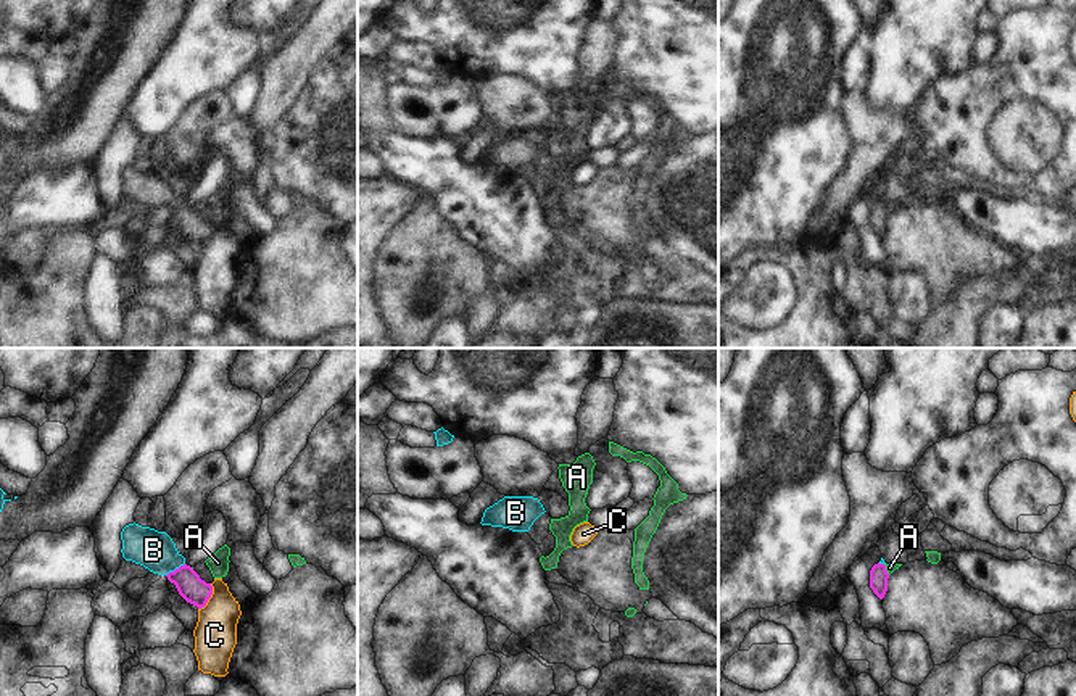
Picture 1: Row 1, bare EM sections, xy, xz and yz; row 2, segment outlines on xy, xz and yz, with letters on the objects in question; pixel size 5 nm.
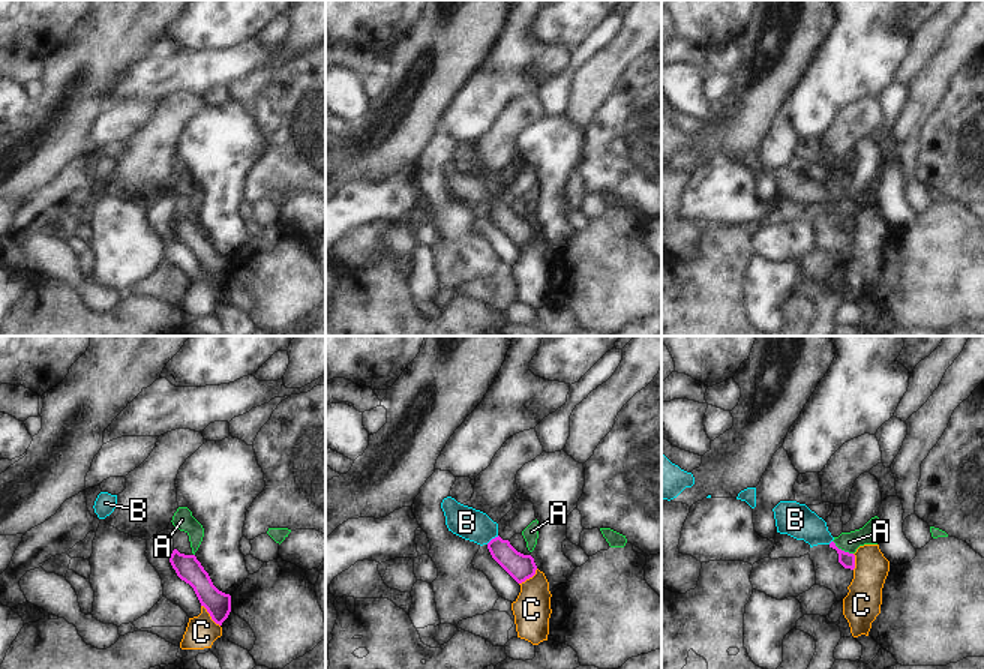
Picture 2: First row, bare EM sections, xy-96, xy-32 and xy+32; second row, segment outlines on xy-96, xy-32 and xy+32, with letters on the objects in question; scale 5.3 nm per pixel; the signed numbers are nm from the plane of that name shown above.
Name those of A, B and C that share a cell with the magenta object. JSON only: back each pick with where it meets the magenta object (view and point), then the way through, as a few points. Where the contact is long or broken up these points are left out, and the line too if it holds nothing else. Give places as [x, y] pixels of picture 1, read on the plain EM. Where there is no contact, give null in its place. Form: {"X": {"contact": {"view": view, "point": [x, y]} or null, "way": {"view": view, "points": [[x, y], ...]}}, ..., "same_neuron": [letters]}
{"B": {"contact": {"view": "xy", "point": [176, 208]}, "way": {"view": "xy", "points": [[190, 226], [176, 208], [153, 189]]}}, "same_neuron": ["B"]}

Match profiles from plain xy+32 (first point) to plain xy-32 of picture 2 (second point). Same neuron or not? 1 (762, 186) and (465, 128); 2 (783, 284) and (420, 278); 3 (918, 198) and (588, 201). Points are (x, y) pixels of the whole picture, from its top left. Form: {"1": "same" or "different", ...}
{"1": "different", "2": "same", "3": "same"}

